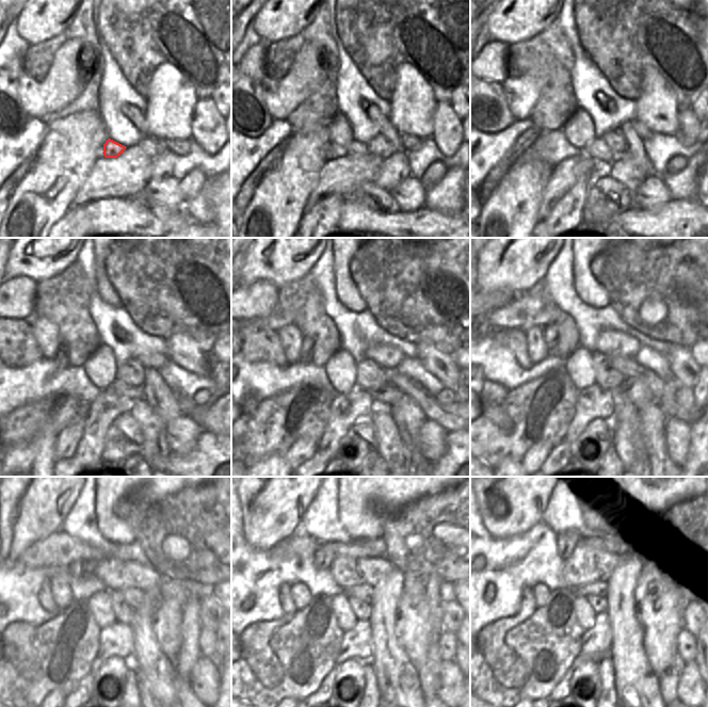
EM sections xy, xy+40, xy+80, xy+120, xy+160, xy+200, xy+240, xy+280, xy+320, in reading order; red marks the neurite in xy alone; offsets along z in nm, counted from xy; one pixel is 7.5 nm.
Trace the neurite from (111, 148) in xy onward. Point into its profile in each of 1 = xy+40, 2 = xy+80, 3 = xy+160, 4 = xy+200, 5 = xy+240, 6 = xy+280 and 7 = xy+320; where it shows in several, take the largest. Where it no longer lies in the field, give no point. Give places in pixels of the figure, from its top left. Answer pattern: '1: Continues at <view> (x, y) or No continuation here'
1: Continues at xy+40 (354, 149)
2: Continues at xy+80 (597, 149)
3: Continues at xy+160 (386, 396)
4: Continues at xy+200 (637, 390)
5: Continues at xy+240 (167, 620)
6: Continues at xy+280 (421, 590)
7: Continues at xy+320 (659, 604)

